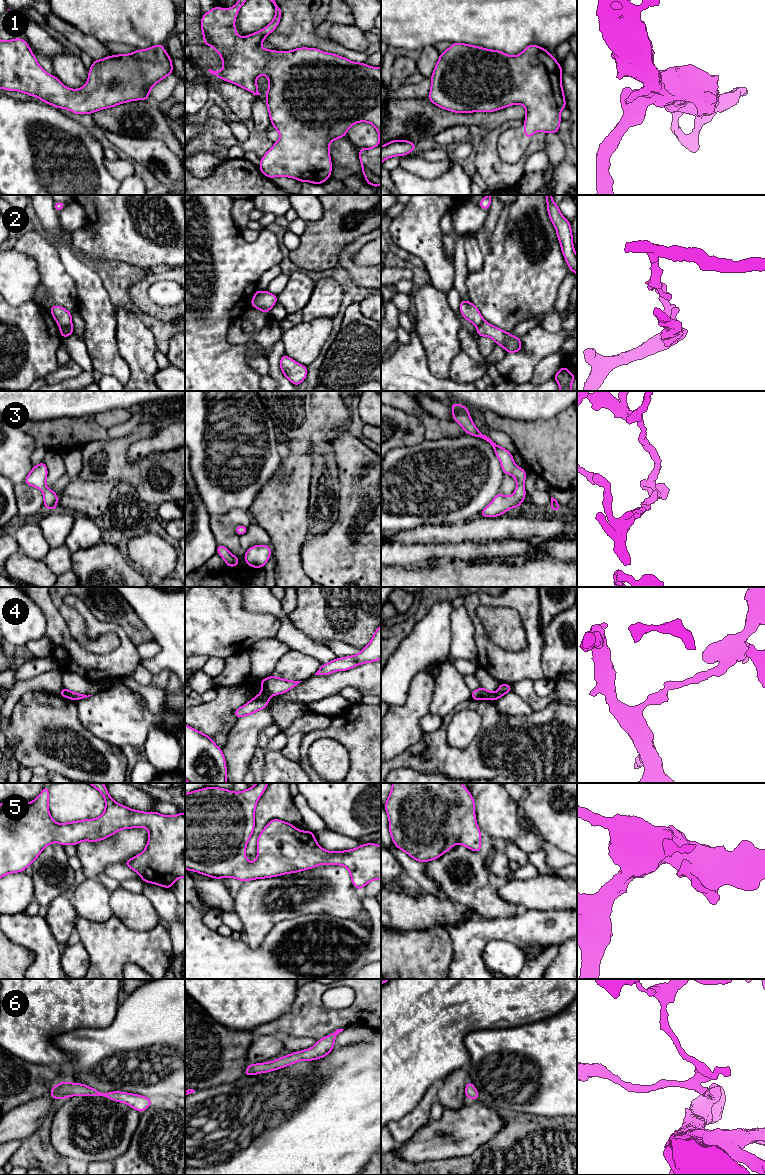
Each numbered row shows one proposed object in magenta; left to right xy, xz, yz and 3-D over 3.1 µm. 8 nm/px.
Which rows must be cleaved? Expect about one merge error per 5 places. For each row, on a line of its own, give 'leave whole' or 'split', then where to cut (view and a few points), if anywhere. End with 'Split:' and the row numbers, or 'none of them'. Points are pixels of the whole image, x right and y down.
1: leave whole; cut none
2: split; cut xy (71, 323), (60, 328)
3: leave whole; cut none
4: split; cut xz (261, 692), (269, 696)
5: leave whole; cut none
6: leave whole; cut none
Split: 2, 4

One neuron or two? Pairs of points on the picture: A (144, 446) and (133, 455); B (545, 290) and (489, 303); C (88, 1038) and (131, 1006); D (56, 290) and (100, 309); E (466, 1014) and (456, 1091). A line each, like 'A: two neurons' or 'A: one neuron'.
A: one neuron
B: one neuron
C: one neuron
D: two neurons
E: two neurons

